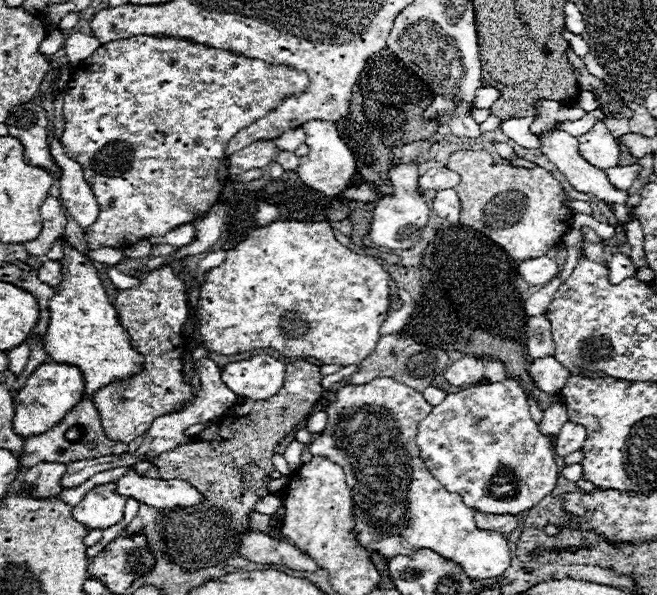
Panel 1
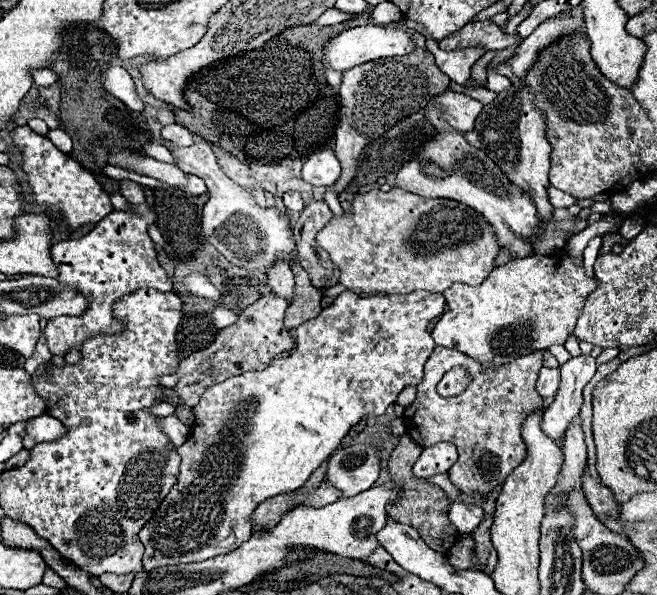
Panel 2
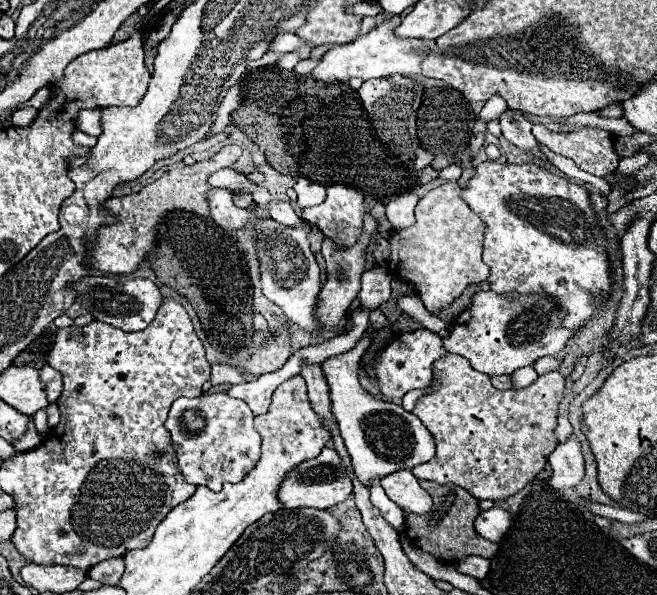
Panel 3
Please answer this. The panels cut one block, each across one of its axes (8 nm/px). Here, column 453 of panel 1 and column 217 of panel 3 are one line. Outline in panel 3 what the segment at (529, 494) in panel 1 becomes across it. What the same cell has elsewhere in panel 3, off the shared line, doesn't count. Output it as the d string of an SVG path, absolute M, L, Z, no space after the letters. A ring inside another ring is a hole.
M224 392L220 394L204 394L198 398L178 398L168 414L166 428L170 432L176 458L180 464L182 474L190 484L204 484L212 488L214 492L220 492L224 482L236 482L242 480L244 472L250 472L256 466L256 460L260 458L260 436L254 430L254 414L242 400L230 398Z

